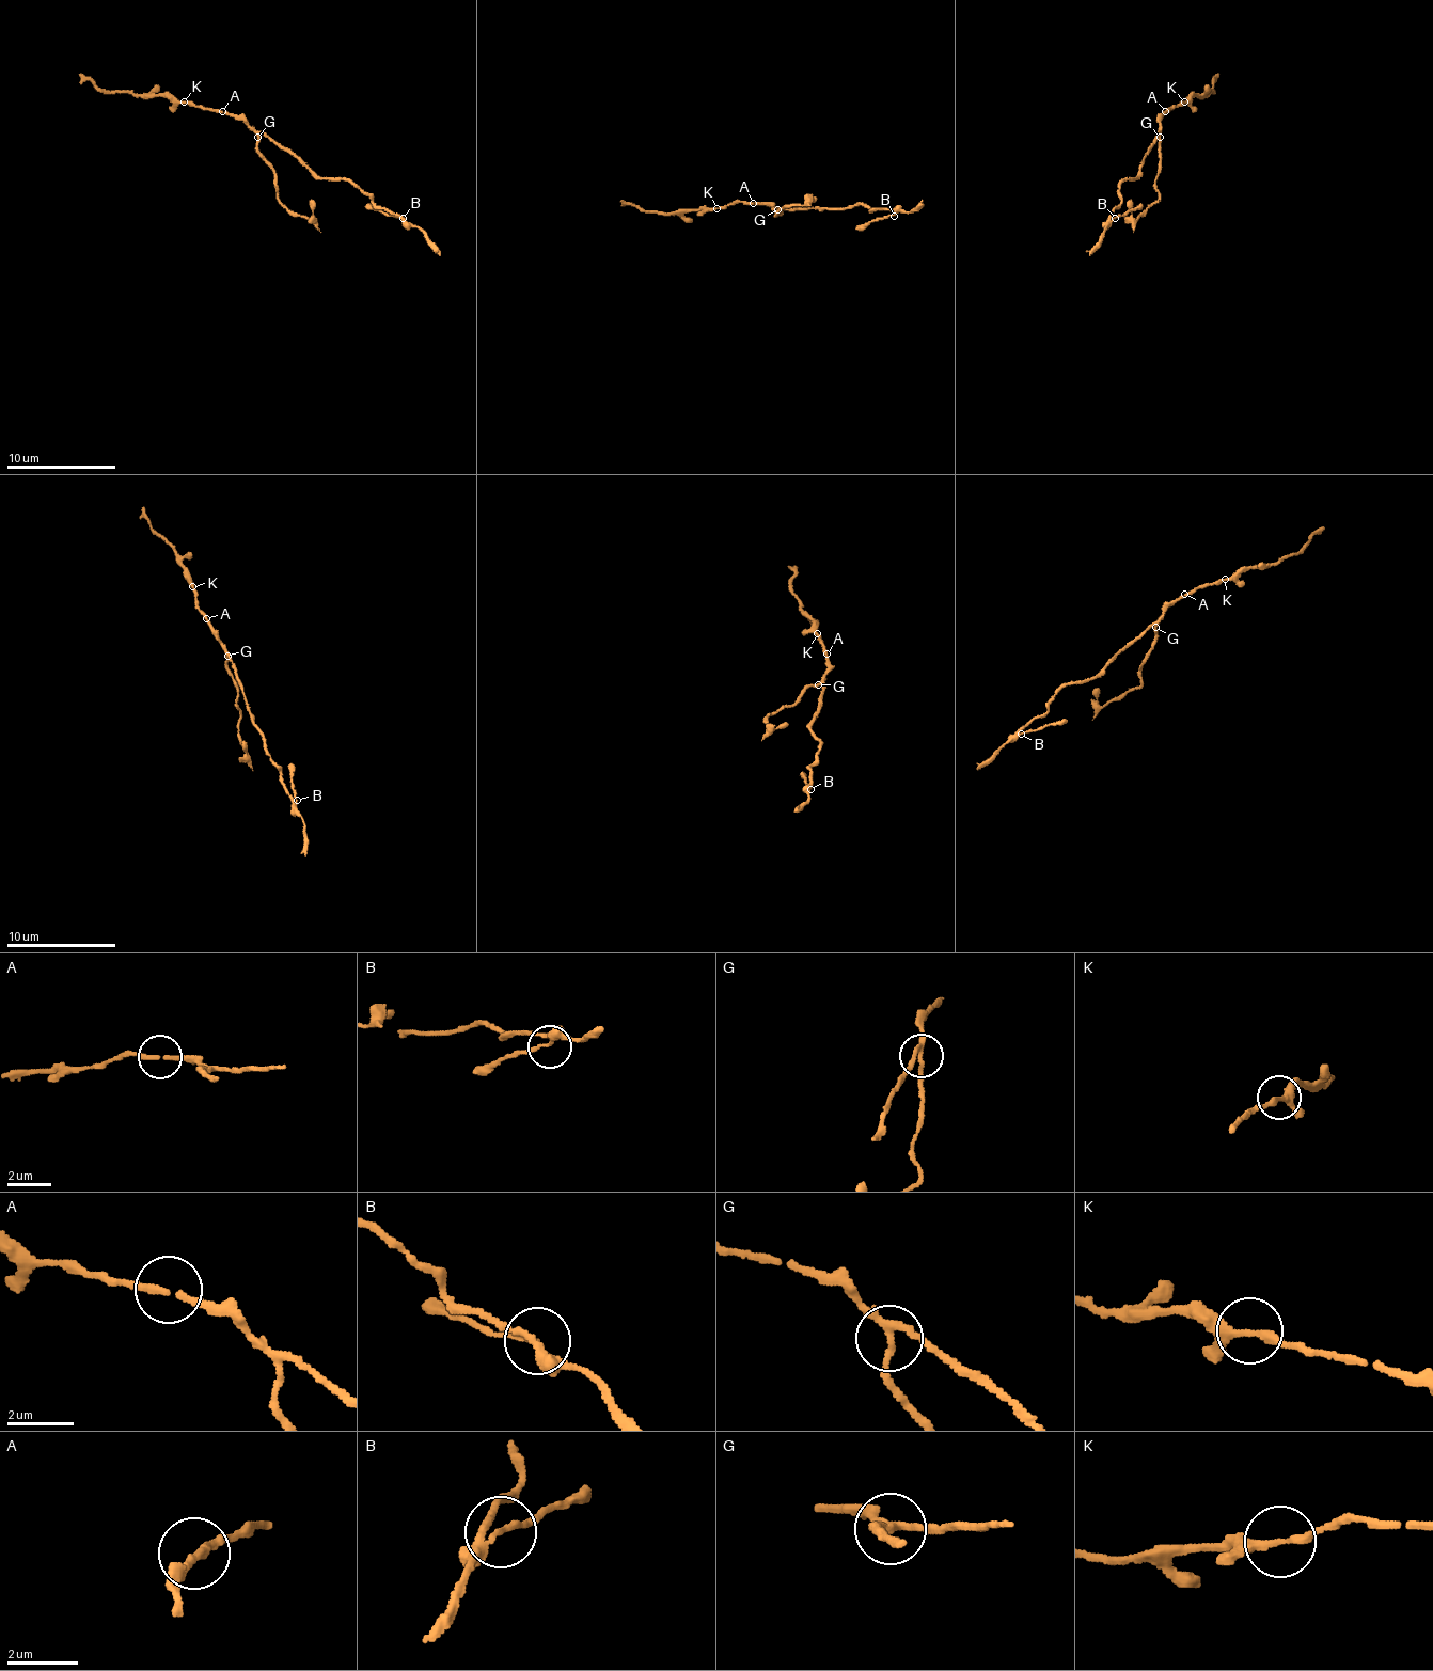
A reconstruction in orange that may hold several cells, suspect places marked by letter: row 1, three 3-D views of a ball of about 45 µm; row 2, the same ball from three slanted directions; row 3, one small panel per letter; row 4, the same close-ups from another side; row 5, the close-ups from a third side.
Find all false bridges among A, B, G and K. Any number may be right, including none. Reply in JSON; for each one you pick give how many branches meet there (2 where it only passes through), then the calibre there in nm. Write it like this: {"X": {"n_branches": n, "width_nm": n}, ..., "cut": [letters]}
{"G": {"n_branches": 3, "width_nm": 190}, "cut": ["G"]}

